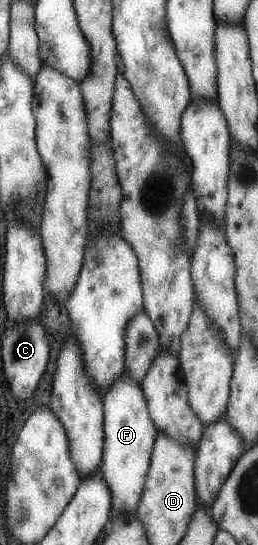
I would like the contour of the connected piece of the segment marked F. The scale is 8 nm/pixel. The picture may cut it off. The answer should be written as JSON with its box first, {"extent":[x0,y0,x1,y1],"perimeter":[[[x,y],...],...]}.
{"extent":[99,373,157,517],"perimeter":[[[120,373],[101,396],[103,402],[103,447],[99,475],[111,494],[110,517],[135,512],[149,467],[157,433],[149,417],[145,396],[138,382]]]}

